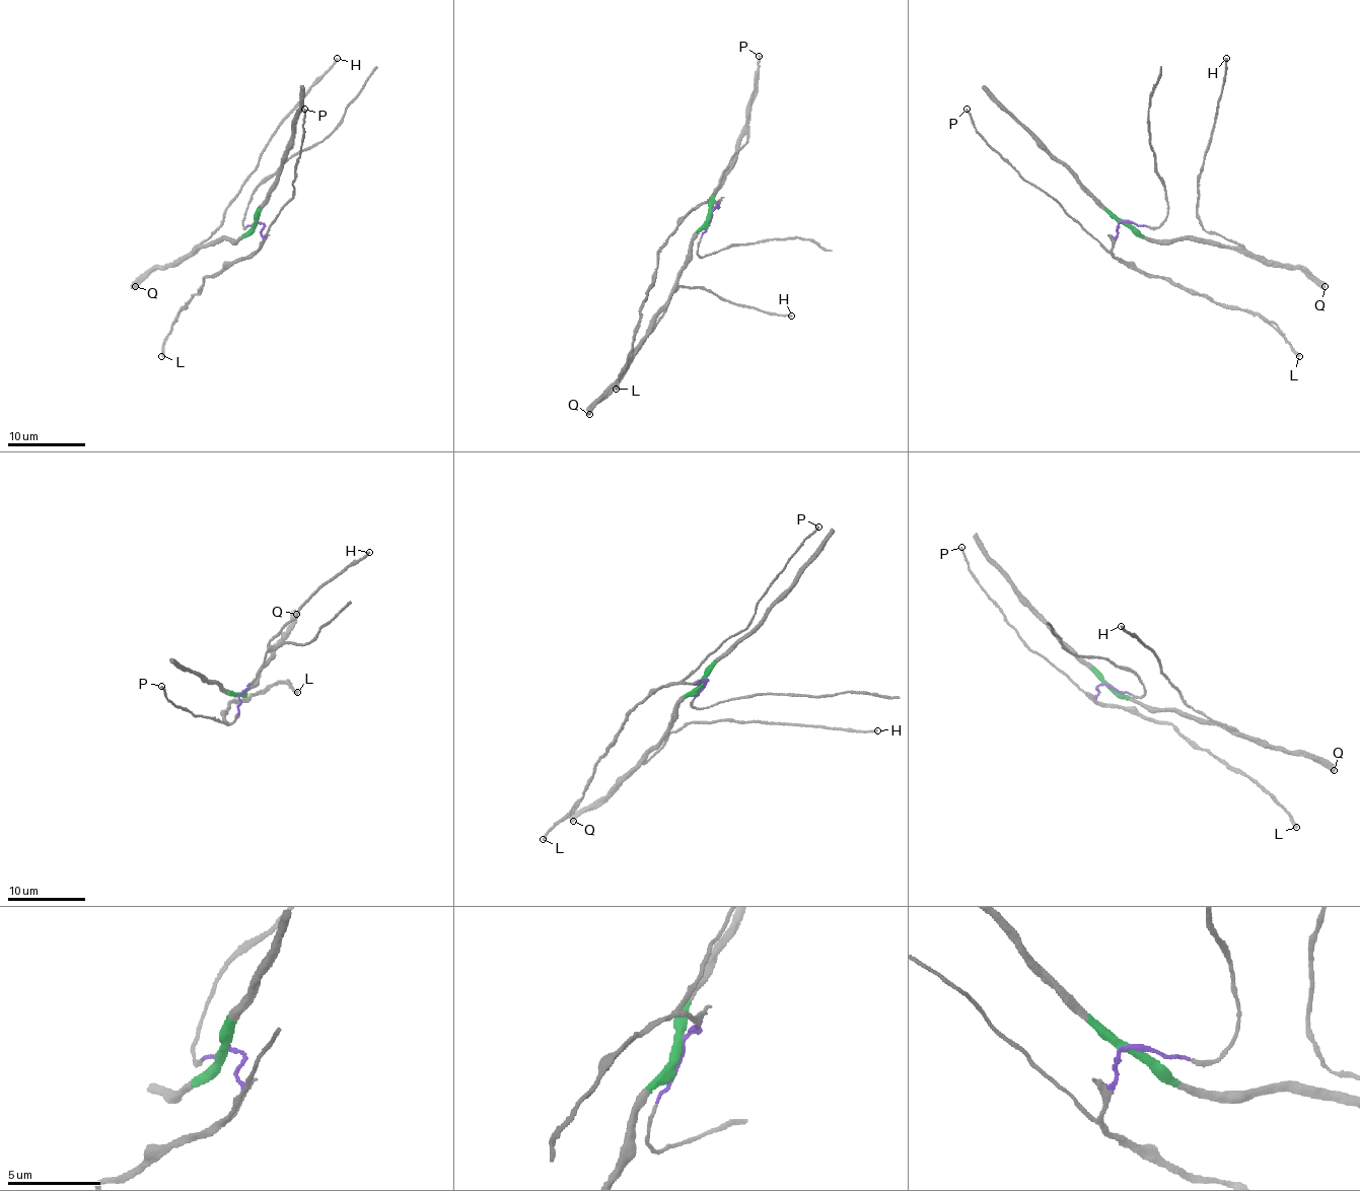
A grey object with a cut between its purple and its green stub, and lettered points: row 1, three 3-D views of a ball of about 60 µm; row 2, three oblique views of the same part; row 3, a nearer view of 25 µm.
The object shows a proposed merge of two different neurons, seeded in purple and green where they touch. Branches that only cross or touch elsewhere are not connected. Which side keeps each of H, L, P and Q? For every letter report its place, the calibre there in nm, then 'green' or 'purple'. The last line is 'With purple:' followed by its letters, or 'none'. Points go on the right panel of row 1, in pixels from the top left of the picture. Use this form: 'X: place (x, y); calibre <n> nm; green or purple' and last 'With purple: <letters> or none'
H: place (1226, 58); calibre 200 nm; green
L: place (1299, 356); calibre 260 nm; purple
P: place (967, 109); calibre 170 nm; purple
Q: place (1325, 286); calibre 600 nm; green
With purple: L, P

